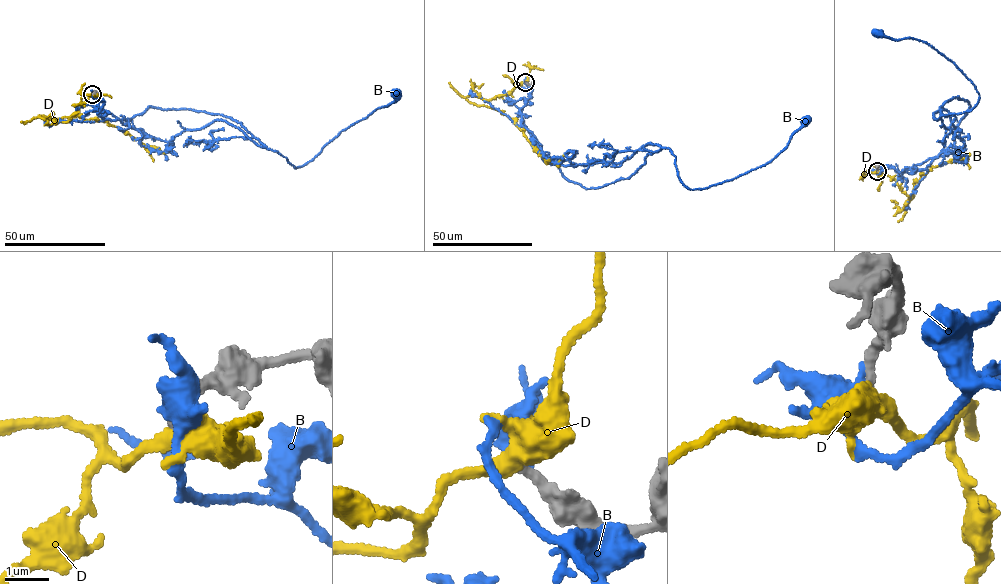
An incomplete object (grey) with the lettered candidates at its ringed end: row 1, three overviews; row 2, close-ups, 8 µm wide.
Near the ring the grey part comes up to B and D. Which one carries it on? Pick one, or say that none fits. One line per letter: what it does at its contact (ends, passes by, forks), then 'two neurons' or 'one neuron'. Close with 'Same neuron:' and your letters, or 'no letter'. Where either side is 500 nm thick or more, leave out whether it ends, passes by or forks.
B: two neurons
D: it forks | two neurons
Same neuron: no letter

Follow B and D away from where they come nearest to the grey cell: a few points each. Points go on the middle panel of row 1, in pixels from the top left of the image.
B: (525, 82), (521, 125), (548, 159), (618, 163), (658, 145), (693, 189), (769, 162), (805, 120)
D: (525, 82), (507, 95), (490, 99), (465, 97), (511, 118), (547, 162), (556, 164), (563, 155)

